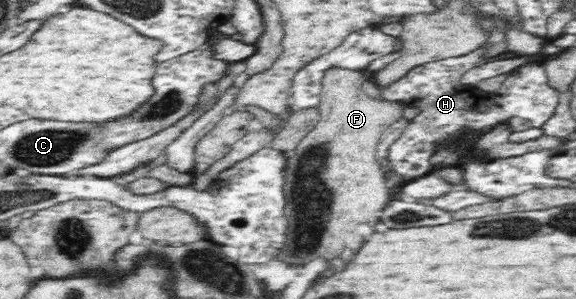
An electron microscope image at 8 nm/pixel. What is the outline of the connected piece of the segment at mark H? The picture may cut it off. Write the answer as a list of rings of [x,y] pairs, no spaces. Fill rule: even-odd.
[[[487,42],[466,55],[418,64],[400,79],[394,79],[392,83],[380,87],[384,100],[400,103],[404,108],[418,108],[419,112],[388,151],[389,167],[396,175],[400,175],[402,179],[416,179],[430,173],[430,157],[440,147],[462,139],[462,135],[466,135],[468,131],[490,131],[514,117],[530,121],[532,128],[540,128],[552,117],[558,105],[559,92],[548,86],[544,61],[530,61],[516,67],[507,74],[504,85],[492,93],[482,89],[474,91],[477,89],[474,86],[462,84],[462,75],[480,65],[486,57],[486,51]]]

